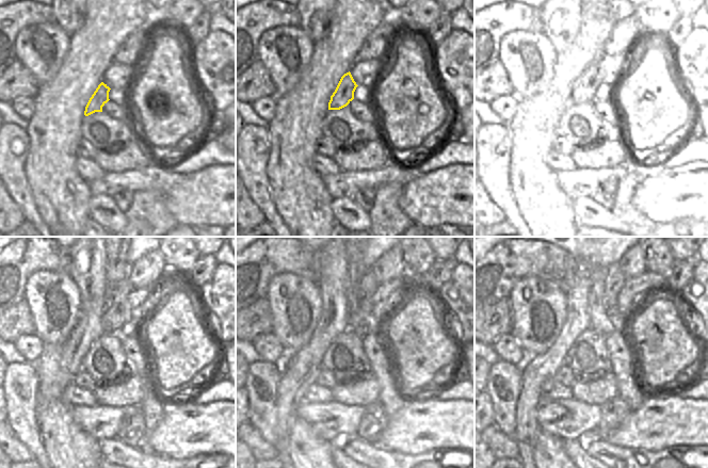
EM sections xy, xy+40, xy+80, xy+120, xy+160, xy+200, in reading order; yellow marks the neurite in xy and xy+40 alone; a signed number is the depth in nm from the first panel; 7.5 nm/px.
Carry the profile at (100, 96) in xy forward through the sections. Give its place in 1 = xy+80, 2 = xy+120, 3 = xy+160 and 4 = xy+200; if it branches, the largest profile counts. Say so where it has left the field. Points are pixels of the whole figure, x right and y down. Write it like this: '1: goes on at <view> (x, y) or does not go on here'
1: goes on at xy+80 (583, 91)
2: goes on at xy+120 (116, 315)
3: goes on at xy+160 (366, 285)
4: goes on at xy+200 (607, 284)

